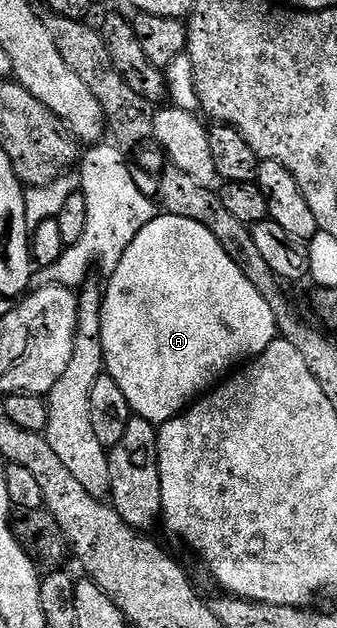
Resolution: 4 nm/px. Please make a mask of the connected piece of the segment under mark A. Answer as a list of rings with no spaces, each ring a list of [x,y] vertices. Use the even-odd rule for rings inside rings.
[[[157,213],[134,236],[107,282],[108,287],[102,290],[104,307],[100,313],[106,373],[118,380],[118,388],[126,395],[133,415],[153,424],[163,424],[184,413],[225,375],[257,358],[278,337],[270,304],[246,280],[240,264],[202,224],[182,216]]]

